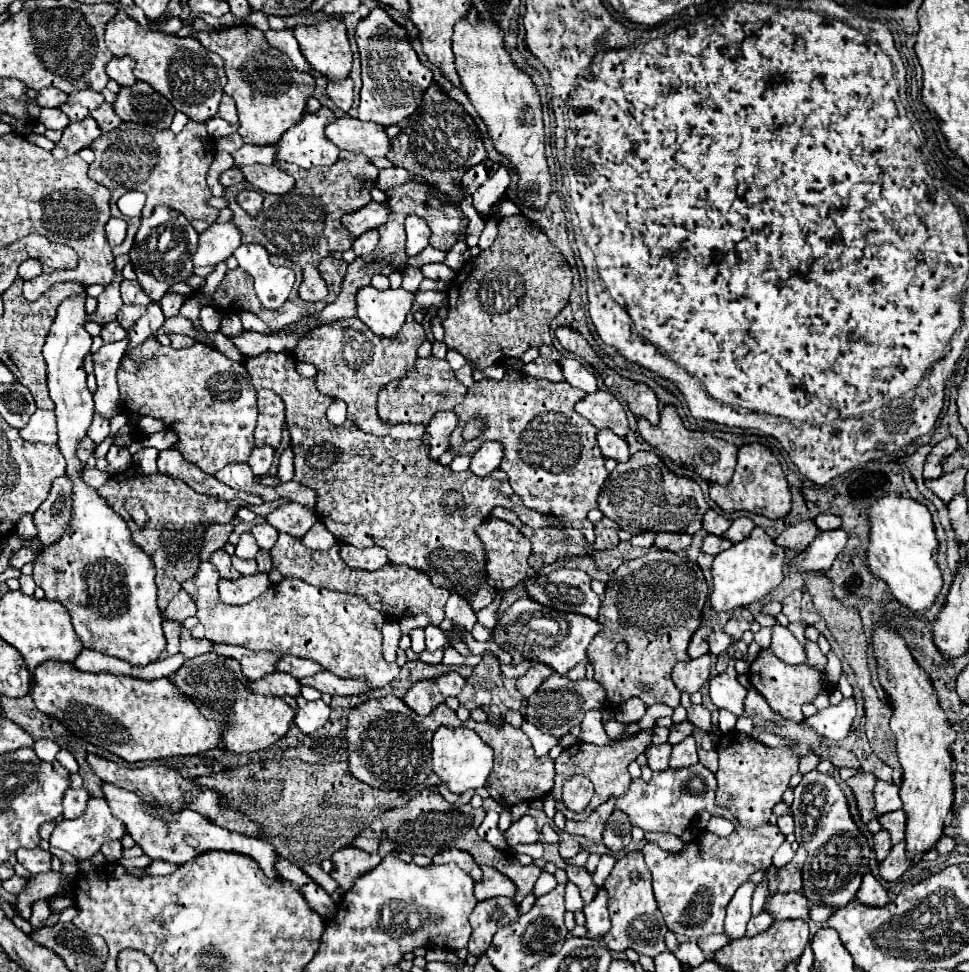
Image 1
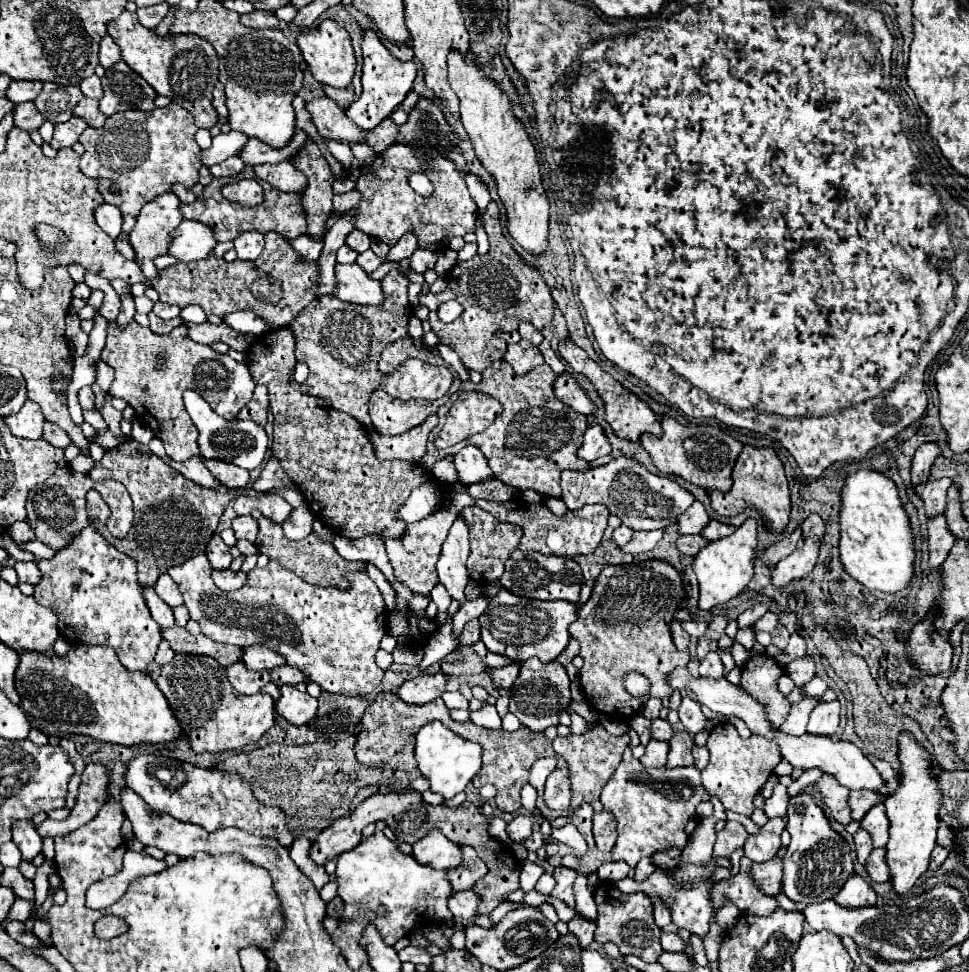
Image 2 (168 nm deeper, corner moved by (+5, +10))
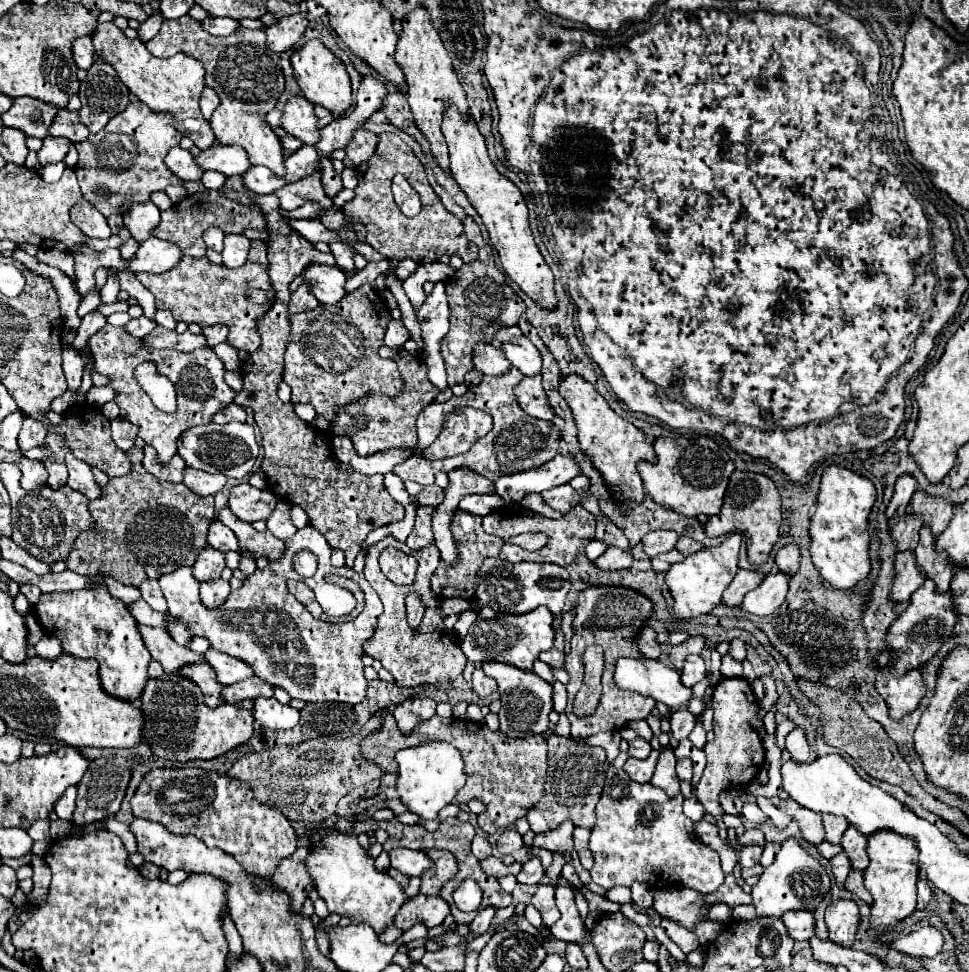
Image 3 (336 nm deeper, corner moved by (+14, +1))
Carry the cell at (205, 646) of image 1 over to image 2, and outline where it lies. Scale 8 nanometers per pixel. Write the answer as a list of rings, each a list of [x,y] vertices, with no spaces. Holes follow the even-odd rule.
[[[144,589],[144,599],[146,599],[146,605],[148,605],[154,621],[156,621],[162,629],[168,629],[168,627],[174,627],[174,625],[176,625],[174,613],[168,611],[168,605],[156,595],[154,589]]]

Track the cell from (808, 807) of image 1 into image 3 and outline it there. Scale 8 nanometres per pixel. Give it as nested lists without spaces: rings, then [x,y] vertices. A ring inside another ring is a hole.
[[[787,840],[775,856],[775,862],[767,866],[759,878],[759,882],[751,890],[751,904],[755,906],[757,918],[765,916],[781,916],[781,912],[793,908],[815,910],[827,896],[831,884],[831,876],[817,858],[811,858],[805,848],[801,848],[795,840]]]

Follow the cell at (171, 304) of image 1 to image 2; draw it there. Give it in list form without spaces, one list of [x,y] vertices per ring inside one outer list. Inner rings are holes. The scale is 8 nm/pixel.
[[[156,301],[156,303],[154,303],[154,313],[156,313],[160,319],[172,319],[172,317],[178,317],[178,315],[180,315],[180,307],[174,307],[174,305],[166,305],[166,303]]]

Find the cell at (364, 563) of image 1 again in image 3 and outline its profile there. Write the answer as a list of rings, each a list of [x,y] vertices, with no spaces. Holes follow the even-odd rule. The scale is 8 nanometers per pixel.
[[[387,536],[379,544],[371,546],[369,552],[367,552],[367,558],[365,558],[363,574],[365,574],[367,582],[373,586],[373,590],[379,594],[379,598],[385,606],[385,612],[379,620],[379,626],[377,626],[377,632],[375,632],[373,640],[366,643],[363,652],[367,656],[371,656],[373,660],[379,660],[383,664],[383,668],[389,670],[391,676],[395,678],[395,684],[401,686],[401,688],[413,688],[413,686],[419,686],[419,684],[445,684],[445,682],[451,682],[463,672],[465,662],[467,662],[467,658],[461,652],[459,644],[453,644],[453,632],[449,632],[443,624],[443,616],[439,614],[441,600],[437,600],[429,590],[429,578],[431,578],[431,572],[437,568],[437,564],[439,564],[439,550],[435,546],[429,546],[421,552],[411,552],[411,548],[407,548],[403,542],[400,543],[392,536]],[[388,546],[400,549],[405,554],[411,554],[415,560],[419,560],[419,570],[417,570],[415,582],[411,586],[395,586],[379,570],[379,562],[377,562],[379,554]],[[411,588],[415,592],[419,592],[421,600],[425,602],[424,618],[417,632],[411,630],[409,624],[407,624],[405,596]]]

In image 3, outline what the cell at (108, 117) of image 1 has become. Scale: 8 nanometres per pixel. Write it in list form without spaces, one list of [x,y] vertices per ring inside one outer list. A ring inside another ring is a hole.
[[[67,108],[59,110],[53,118],[53,124],[49,126],[49,136],[63,136],[67,140],[71,140],[73,144],[75,142],[83,142],[87,140],[89,136],[89,130],[79,122],[79,116],[77,112],[71,112]]]

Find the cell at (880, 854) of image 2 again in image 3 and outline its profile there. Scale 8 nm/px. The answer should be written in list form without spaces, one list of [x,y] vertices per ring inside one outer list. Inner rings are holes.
[[[849,872],[847,880],[845,880],[845,890],[849,890],[851,894],[855,894],[859,900],[863,900],[865,904],[873,904],[873,898],[869,896],[869,890],[863,886],[863,880],[861,880],[861,872]]]

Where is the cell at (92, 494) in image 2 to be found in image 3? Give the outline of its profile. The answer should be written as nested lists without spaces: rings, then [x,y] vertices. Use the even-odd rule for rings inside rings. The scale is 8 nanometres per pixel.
[[[135,446],[127,456],[133,460],[133,472],[111,478],[101,498],[89,502],[95,532],[81,532],[65,562],[77,574],[103,574],[121,584],[137,586],[179,566],[193,566],[193,560],[205,548],[205,532],[215,520],[215,504],[213,496],[197,496],[185,484],[163,482],[145,472],[141,464],[143,448]]]

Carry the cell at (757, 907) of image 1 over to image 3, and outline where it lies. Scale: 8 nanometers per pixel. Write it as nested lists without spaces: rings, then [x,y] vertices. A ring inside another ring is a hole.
[[[753,844],[753,846],[747,846],[747,848],[743,848],[741,852],[739,852],[739,864],[743,866],[743,868],[751,868],[751,866],[755,866],[755,864],[759,864],[759,858],[761,858],[761,848],[757,846],[757,844]]]

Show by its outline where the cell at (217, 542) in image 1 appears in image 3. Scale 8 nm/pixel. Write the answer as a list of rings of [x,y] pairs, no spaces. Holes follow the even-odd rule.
[[[247,482],[233,486],[231,496],[229,496],[231,512],[239,520],[245,520],[245,522],[267,520],[275,502],[277,502],[277,496],[273,496],[273,492],[253,488]]]

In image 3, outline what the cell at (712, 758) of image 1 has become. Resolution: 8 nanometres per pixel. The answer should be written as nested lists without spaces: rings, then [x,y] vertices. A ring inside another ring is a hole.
[[[679,758],[677,760],[677,776],[685,782],[691,782],[693,776],[693,768],[691,768],[691,760],[689,758]]]

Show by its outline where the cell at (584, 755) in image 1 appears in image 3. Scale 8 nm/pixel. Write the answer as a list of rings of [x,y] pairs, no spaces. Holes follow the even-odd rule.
[[[553,734],[547,740],[549,746],[549,766],[545,776],[545,796],[537,802],[533,810],[527,812],[529,826],[535,834],[557,828],[561,822],[571,820],[579,828],[595,826],[595,804],[601,796],[605,774],[607,774],[607,756],[603,748],[587,746],[583,742],[573,742],[571,738],[563,738]]]

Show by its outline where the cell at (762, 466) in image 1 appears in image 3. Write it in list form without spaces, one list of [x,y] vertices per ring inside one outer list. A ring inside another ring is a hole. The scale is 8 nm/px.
[[[735,470],[729,480],[729,488],[725,492],[723,508],[717,516],[711,516],[707,520],[705,532],[709,538],[733,534],[733,532],[747,536],[747,558],[749,558],[749,564],[757,570],[767,562],[771,548],[777,542],[779,526],[781,526],[781,498],[773,480],[761,474]]]

